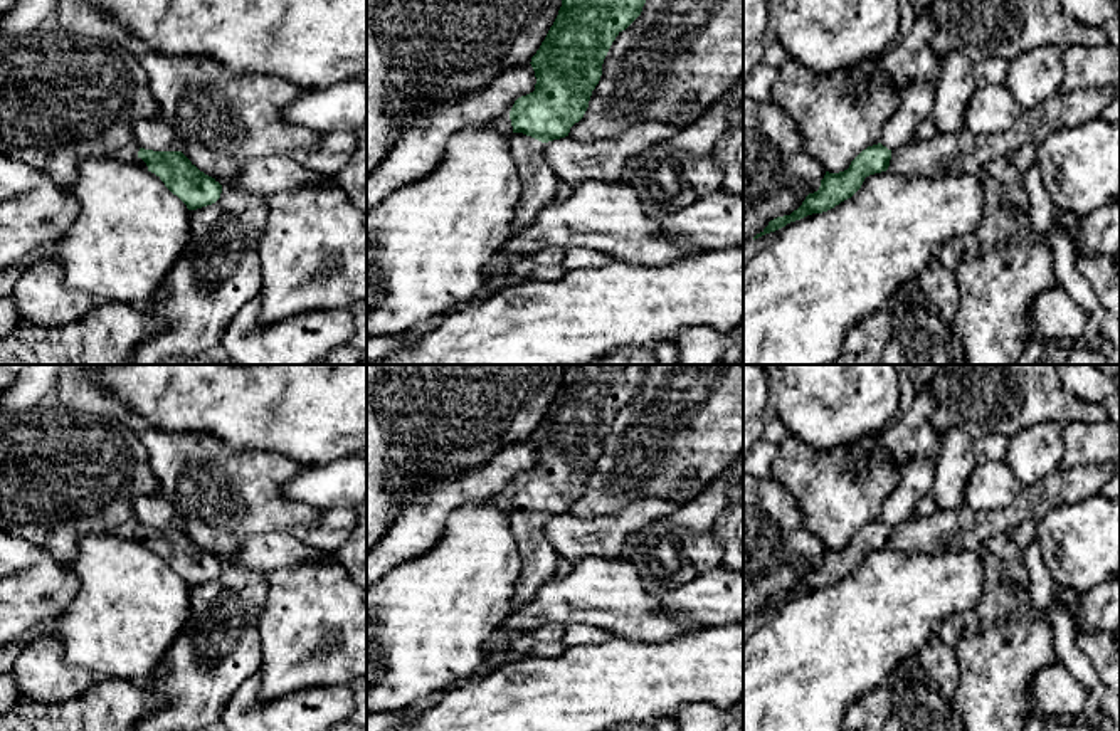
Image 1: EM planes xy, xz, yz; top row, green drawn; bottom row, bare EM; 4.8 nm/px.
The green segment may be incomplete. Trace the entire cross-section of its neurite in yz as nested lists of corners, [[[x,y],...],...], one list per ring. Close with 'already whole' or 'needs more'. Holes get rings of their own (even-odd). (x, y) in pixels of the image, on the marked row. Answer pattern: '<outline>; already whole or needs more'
[[[1107,86],[1068,94],[1058,92],[1043,104],[1024,109],[1009,129],[989,136],[964,129],[955,134],[938,133],[930,141],[911,141],[893,151],[881,143],[868,146],[851,161],[848,170],[826,171],[817,192],[809,193],[790,215],[770,220],[753,240],[807,215],[834,208],[851,198],[864,178],[874,173],[886,170],[905,176],[982,173],[989,161],[1012,156],[1022,145],[1038,146],[1063,128],[1076,128],[1100,118],[1118,91],[1120,86]]]; needs more

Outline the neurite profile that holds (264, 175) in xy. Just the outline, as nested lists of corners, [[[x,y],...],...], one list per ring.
[[[274,155],[252,158],[235,178],[215,178],[215,181],[222,187],[234,187],[267,197],[306,185],[328,185],[335,181],[335,176],[313,171],[283,155]]]

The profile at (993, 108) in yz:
[[[1006,84],[977,86],[967,101],[965,129],[989,136],[1014,126],[1022,113]]]

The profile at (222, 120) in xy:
[[[150,49],[141,50],[140,62],[158,103],[160,118],[172,128],[180,151],[212,178],[235,178],[252,158],[313,151],[321,143],[323,134],[284,118],[284,109],[299,97],[301,89],[281,77],[232,72],[207,55],[163,55]]]

